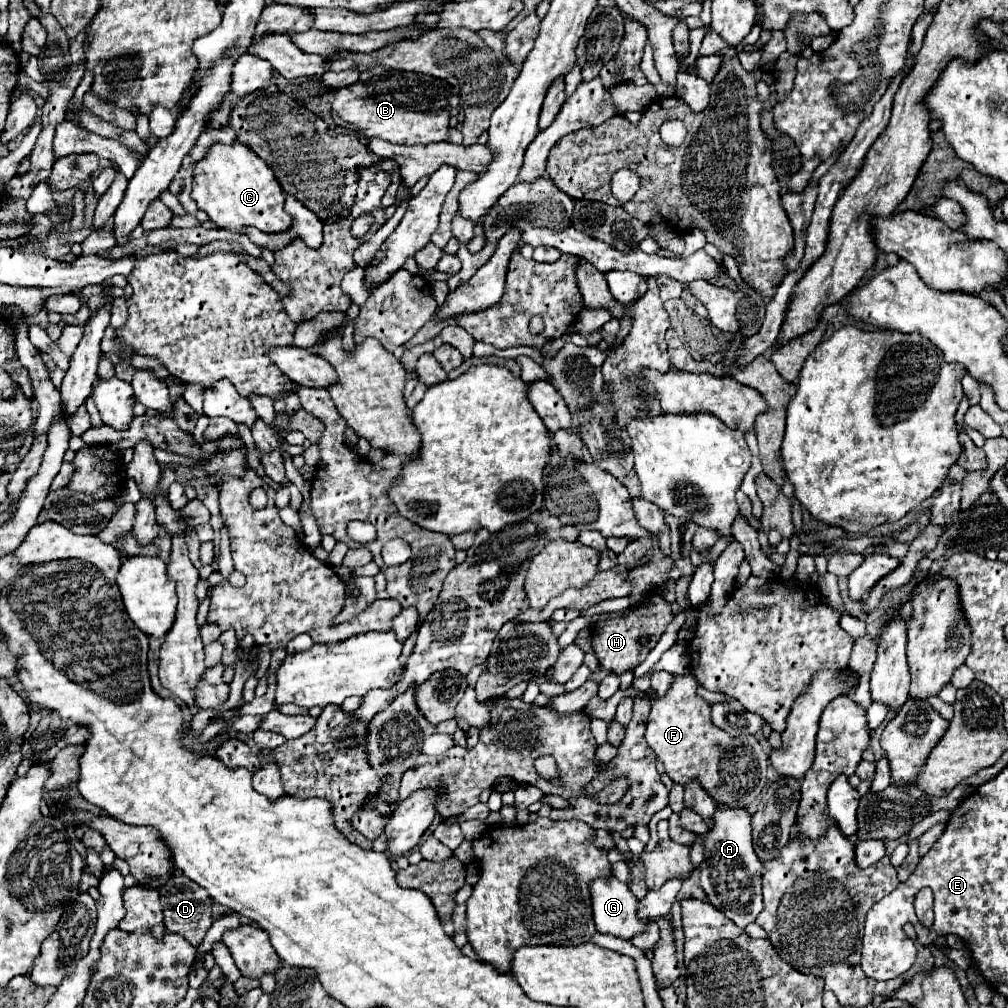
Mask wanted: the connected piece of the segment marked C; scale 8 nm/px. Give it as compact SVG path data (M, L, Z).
M237 141L233 145L215 143L207 151L207 157L197 161L191 197L219 229L239 235L245 233L245 227L257 227L263 233L283 233L291 229L291 215L283 209L285 193L271 167Z

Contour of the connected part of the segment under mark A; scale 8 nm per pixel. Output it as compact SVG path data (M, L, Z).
M719 807L715 827L705 837L705 861L701 863L701 887L707 899L737 927L745 929L763 911L761 901L761 863L751 843L751 815Z

